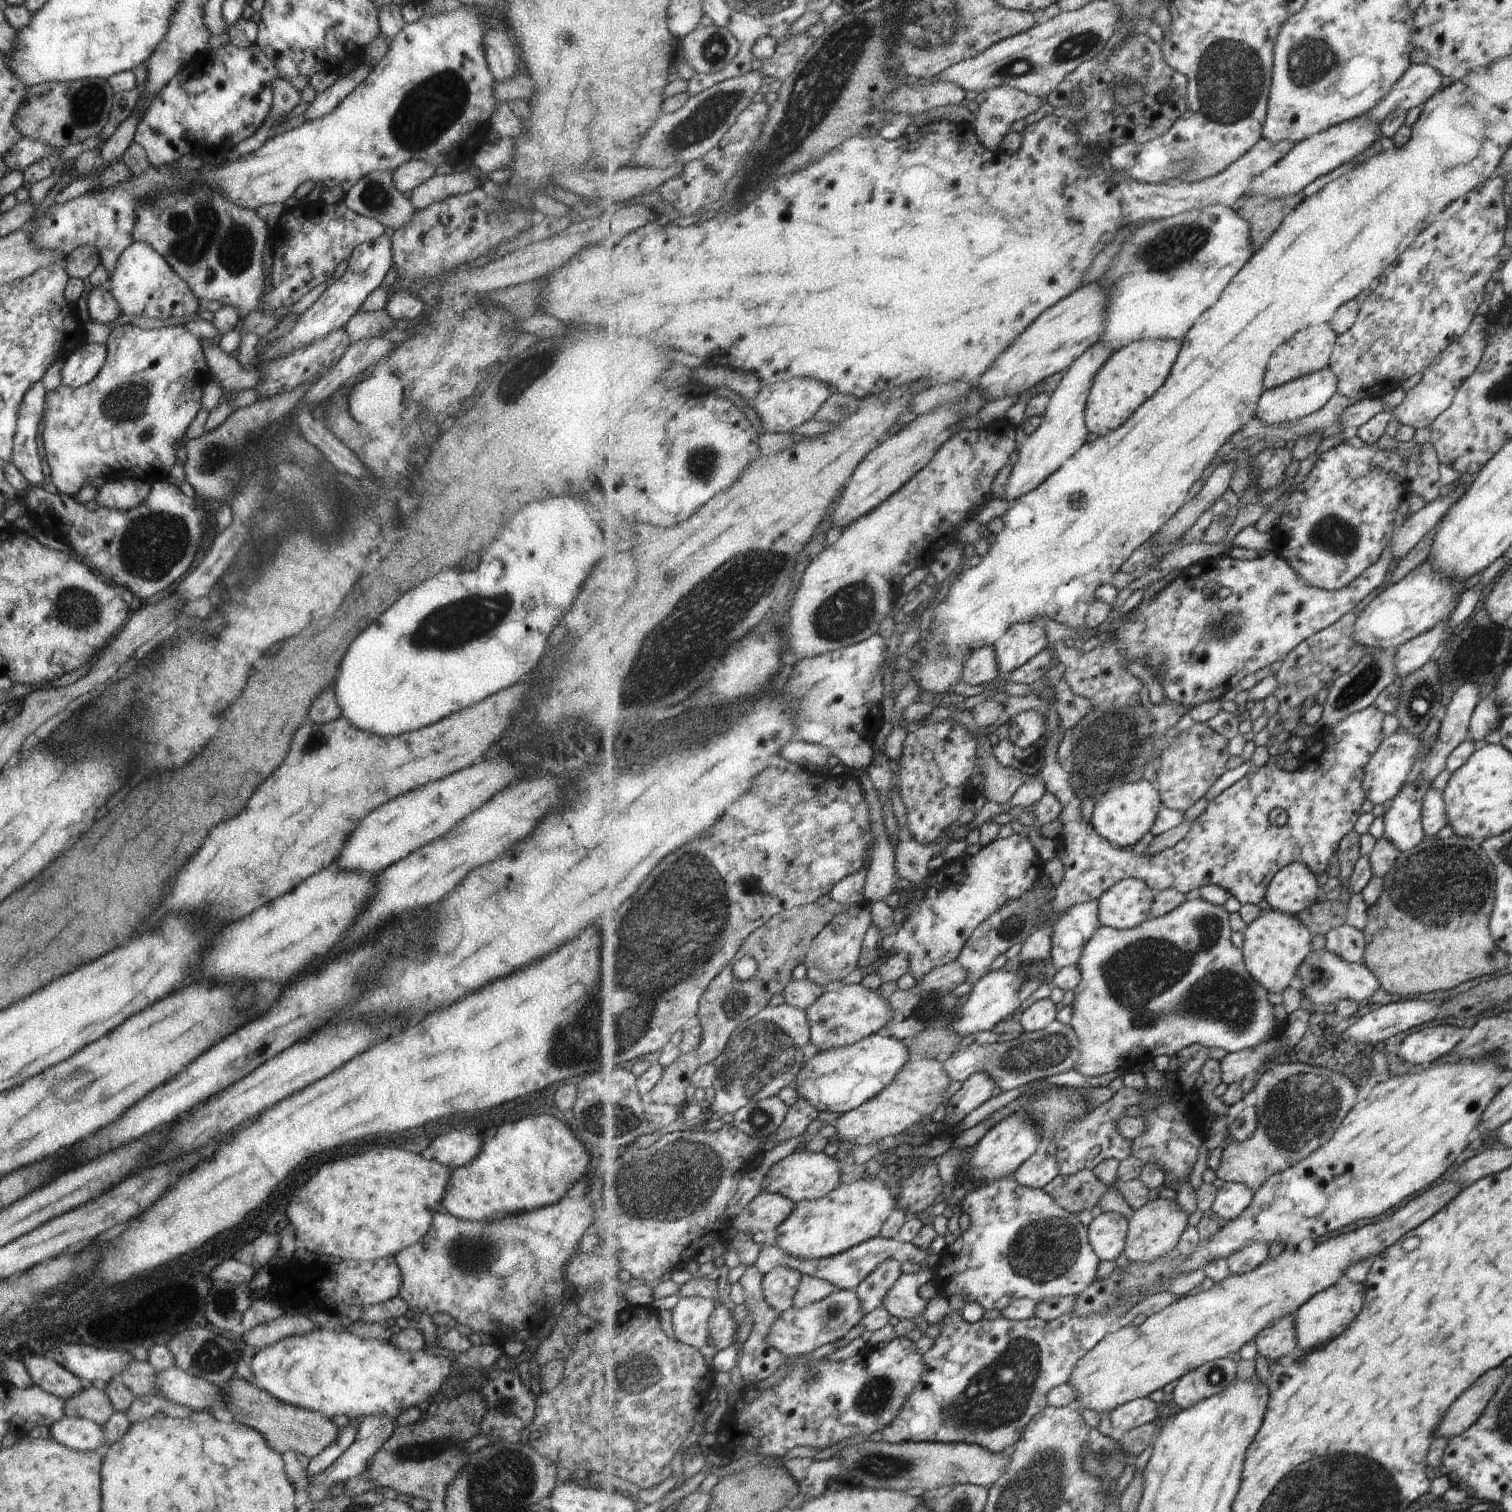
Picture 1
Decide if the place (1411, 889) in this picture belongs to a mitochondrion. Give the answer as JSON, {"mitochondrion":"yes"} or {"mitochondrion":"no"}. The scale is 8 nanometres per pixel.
{"mitochondrion":"yes"}

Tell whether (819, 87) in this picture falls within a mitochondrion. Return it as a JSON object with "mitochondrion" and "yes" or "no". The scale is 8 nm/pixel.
{"mitochondrion":"yes"}

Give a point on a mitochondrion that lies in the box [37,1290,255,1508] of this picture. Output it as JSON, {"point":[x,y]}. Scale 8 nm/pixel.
{"point":[211,1357]}

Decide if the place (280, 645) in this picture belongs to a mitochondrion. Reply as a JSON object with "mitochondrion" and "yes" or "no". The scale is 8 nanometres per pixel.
{"mitochondrion":"no"}

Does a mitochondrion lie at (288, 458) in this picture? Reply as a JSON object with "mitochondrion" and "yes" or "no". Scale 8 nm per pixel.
{"mitochondrion":"yes"}

